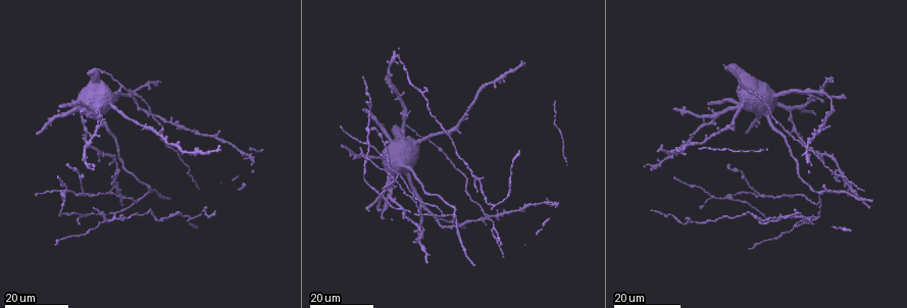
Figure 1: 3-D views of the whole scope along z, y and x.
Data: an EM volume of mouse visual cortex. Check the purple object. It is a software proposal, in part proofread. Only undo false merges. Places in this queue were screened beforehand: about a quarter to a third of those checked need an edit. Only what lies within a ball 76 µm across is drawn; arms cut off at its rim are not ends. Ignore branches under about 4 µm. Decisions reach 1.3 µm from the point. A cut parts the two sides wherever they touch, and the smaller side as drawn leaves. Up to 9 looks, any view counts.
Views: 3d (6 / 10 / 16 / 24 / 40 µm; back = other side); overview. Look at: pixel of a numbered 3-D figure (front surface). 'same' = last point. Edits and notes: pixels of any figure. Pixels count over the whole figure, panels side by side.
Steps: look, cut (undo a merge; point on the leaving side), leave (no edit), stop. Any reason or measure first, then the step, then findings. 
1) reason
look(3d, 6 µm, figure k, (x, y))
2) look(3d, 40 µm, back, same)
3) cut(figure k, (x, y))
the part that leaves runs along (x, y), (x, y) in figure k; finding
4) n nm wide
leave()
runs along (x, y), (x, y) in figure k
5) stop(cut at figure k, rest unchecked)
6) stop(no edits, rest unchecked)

arms part here
look(3d, 24 µm, figure 1, (398, 176))

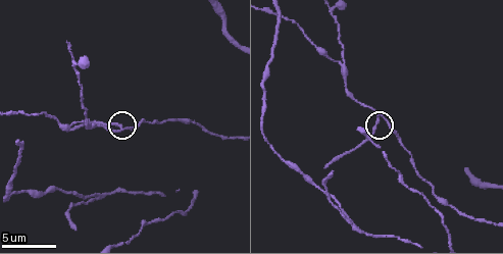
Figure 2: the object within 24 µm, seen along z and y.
look(3d, 6 µm, figure 2, (120, 128))

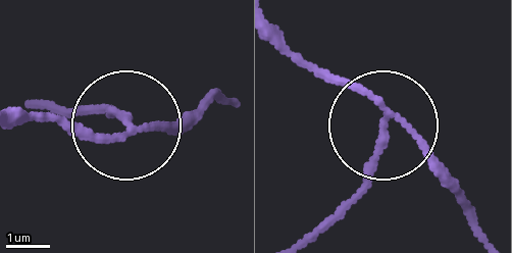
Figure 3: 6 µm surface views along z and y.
cut(figure 3, (113, 112))
the part that leaves runs along (386, 115), (357, 188), (302, 236) in figure 3; a second cell is stuck on

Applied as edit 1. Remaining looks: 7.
look(overview)

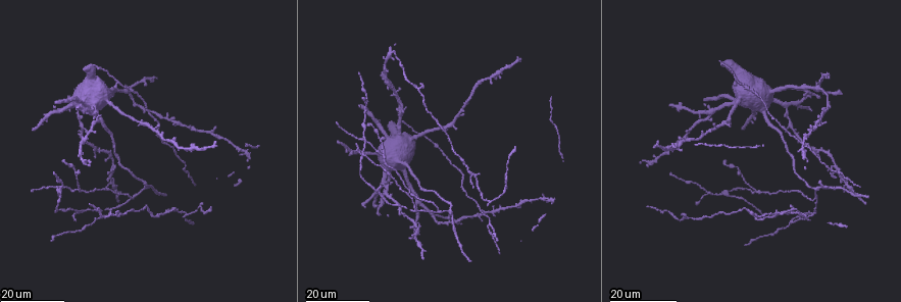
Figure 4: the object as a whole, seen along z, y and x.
three arms meet
look(3d, 16 µm, figure 4, (364, 106))

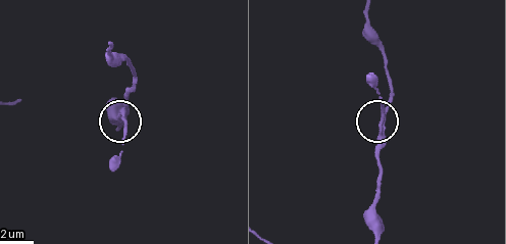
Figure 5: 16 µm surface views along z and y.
look(3d, 10 µm, figure 5, (379, 134))

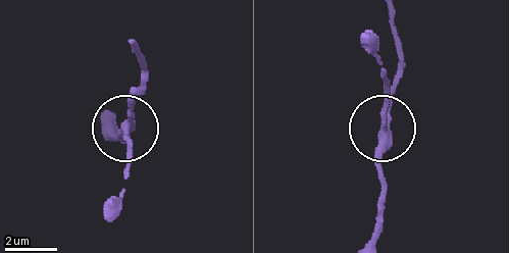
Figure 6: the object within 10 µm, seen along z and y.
3 arms
leave()
runs along (373, 236), (387, 73) in figure 6; continuous, no second cell

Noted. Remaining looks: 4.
thin arm on a thick one
look(3d, 16 µm, figure 2, (85, 121))

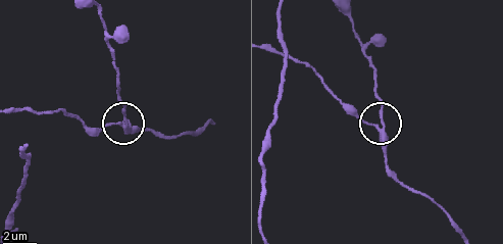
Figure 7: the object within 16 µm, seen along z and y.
look(3d, 6 µm, figure 7, (123, 123))

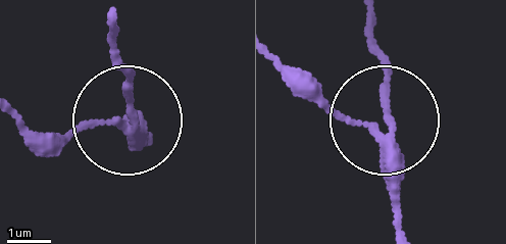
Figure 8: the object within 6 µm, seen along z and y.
side arm 18 µm
leave()
runs along (400, 225), (390, 70), (367, 19) in figure 8; continuous, no second cell

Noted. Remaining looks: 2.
look(3d, 24 µm, figure 4, (816, 190))

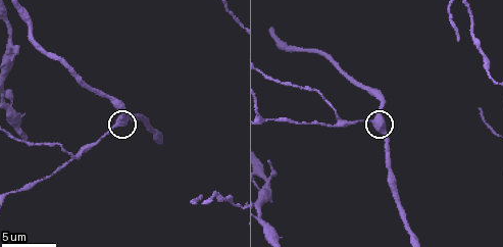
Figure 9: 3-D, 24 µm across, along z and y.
look(3d, 6 µm, figure 9, (115, 128))

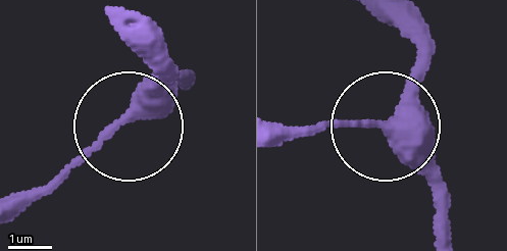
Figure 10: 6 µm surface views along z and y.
370 nm wide
leave()
runs along (393, 21), (411, 44), (414, 77), (382, 124), (444, 194) in figure 10; one cell here

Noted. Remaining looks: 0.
stop(cut at figure 3, rest unchecked)

